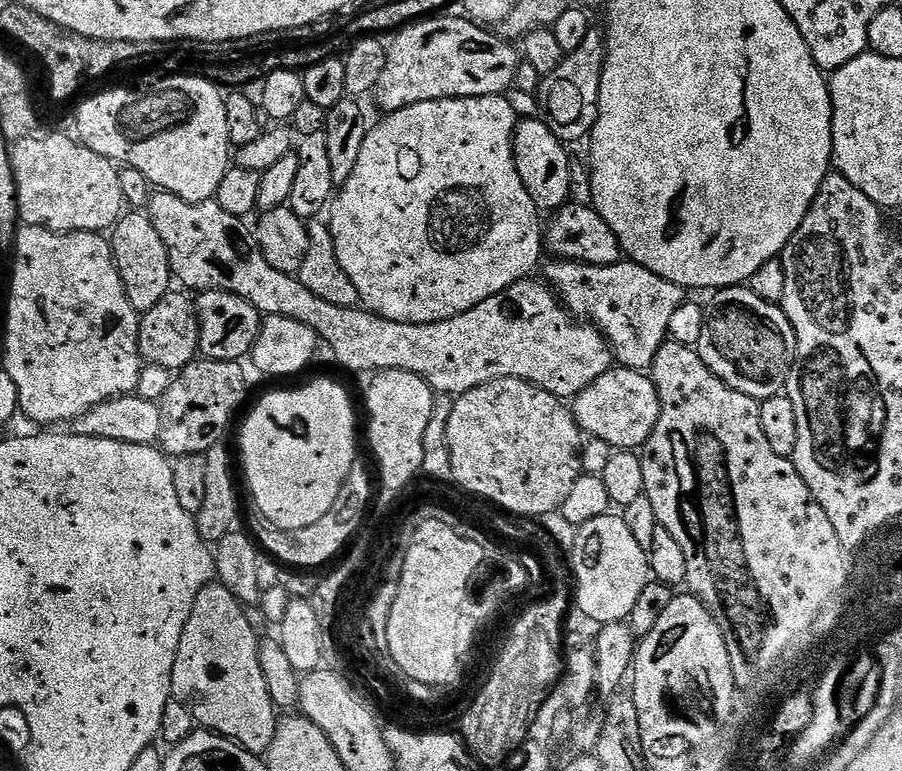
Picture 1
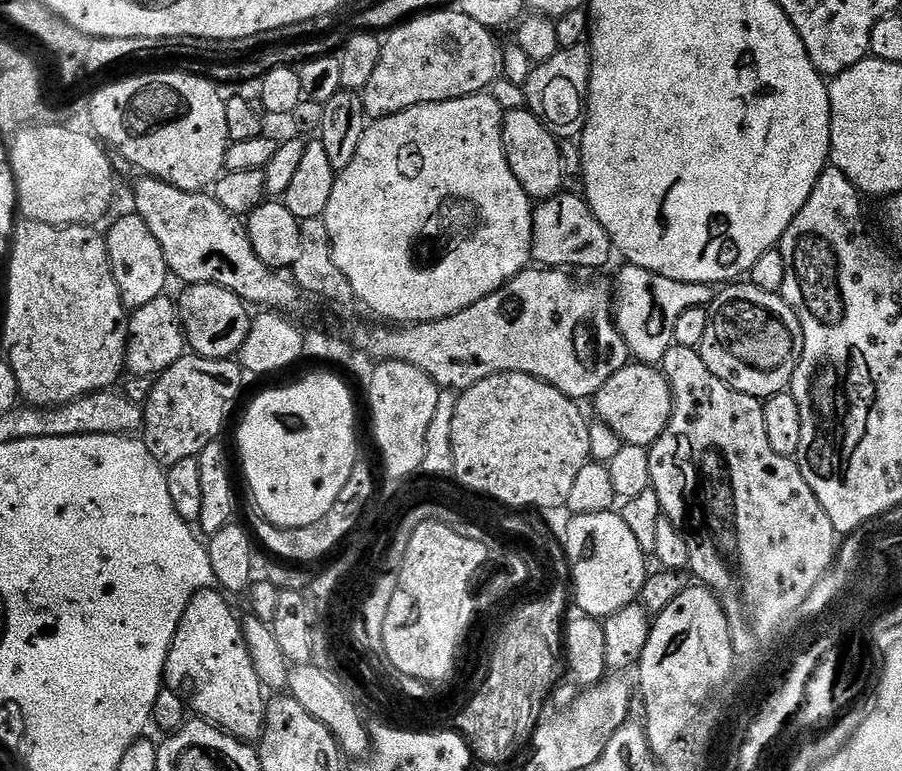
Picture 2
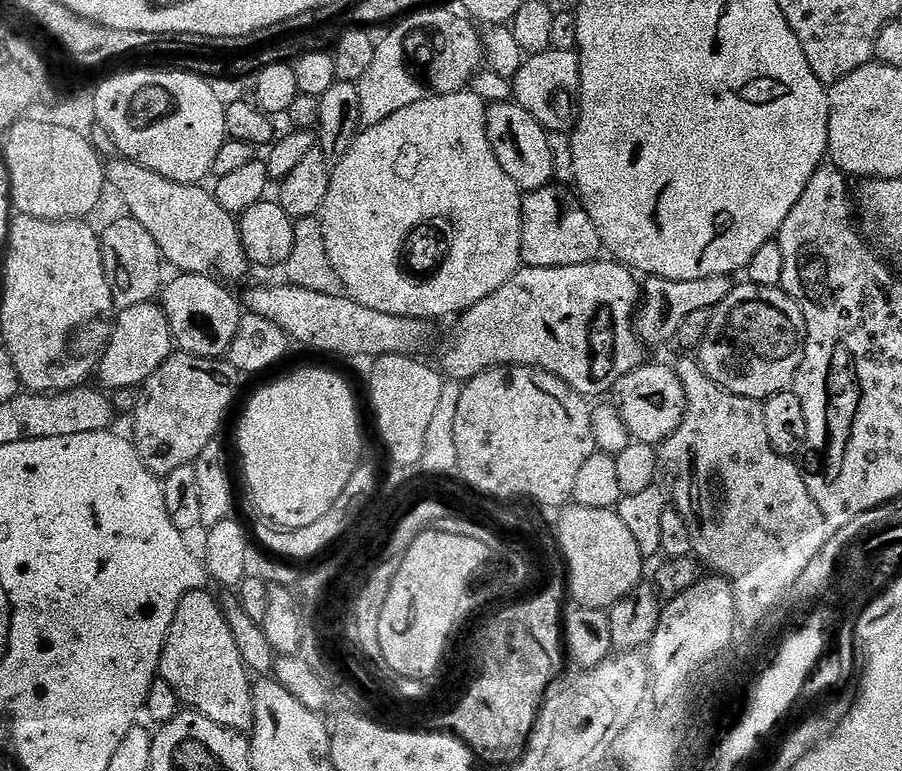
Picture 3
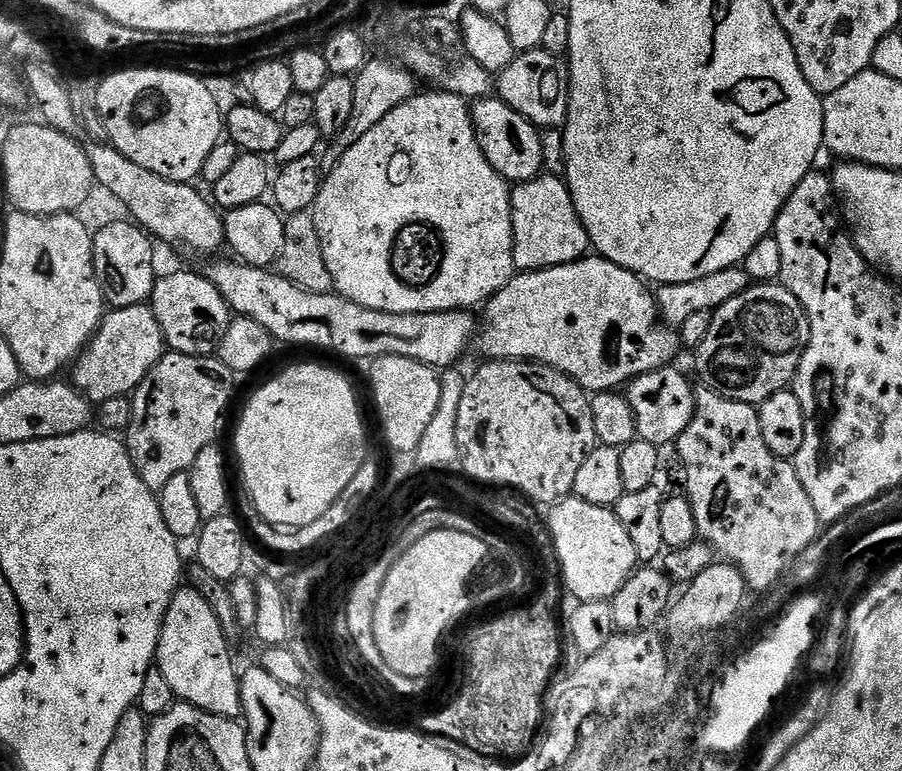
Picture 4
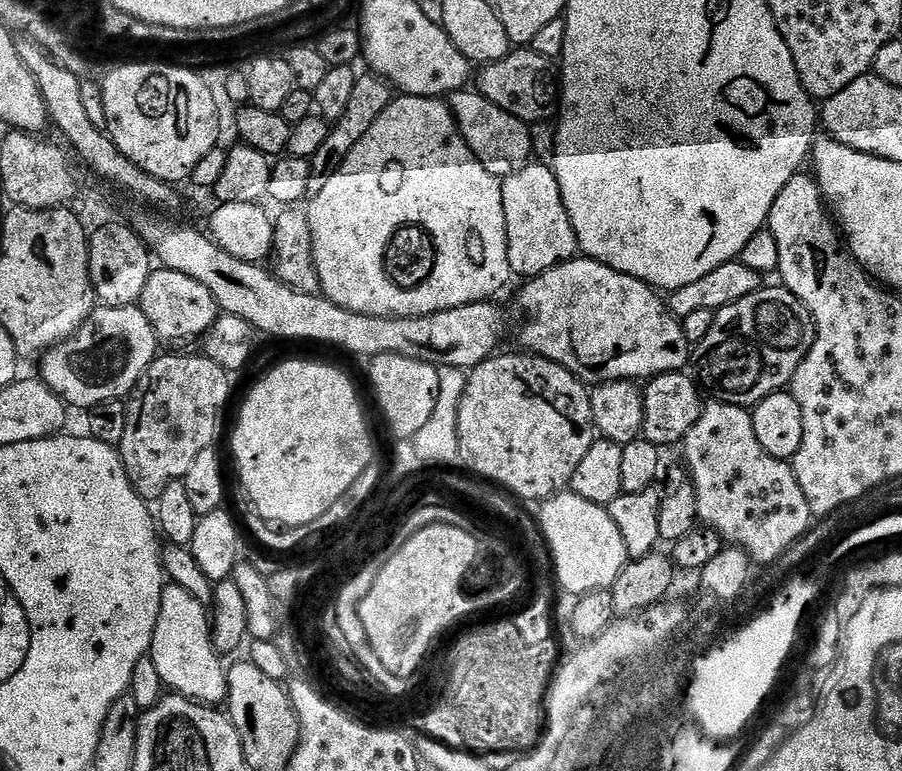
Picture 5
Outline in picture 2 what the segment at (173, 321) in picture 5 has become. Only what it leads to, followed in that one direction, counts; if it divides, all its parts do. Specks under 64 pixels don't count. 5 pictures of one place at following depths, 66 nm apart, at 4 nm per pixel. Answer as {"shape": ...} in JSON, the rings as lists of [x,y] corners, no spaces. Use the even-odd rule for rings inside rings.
{"shape":[[[190,284],[178,296],[180,325],[184,327],[187,347],[195,355],[211,360],[230,360],[239,353],[246,334],[250,334],[253,313],[244,299],[222,286]]]}

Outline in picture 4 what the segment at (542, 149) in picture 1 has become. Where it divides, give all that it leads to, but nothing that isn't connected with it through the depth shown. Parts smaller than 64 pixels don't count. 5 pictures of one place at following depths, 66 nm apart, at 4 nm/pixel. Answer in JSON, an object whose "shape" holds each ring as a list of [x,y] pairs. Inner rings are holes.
{"shape":[[[498,98],[477,99],[471,105],[472,125],[486,154],[486,162],[494,166],[496,173],[513,185],[525,184],[528,180],[541,175],[543,169],[541,129],[531,124],[518,110],[510,110],[506,102]]]}

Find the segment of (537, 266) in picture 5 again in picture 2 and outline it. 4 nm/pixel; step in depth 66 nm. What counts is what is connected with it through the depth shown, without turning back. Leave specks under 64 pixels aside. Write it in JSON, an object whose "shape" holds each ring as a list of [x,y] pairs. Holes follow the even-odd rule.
{"shape":[[[561,191],[548,200],[541,200],[532,209],[532,260],[537,265],[557,270],[576,270],[572,268],[604,268],[608,259],[614,256],[612,239],[610,234],[594,218],[588,201],[583,195],[576,195],[572,192]]]}

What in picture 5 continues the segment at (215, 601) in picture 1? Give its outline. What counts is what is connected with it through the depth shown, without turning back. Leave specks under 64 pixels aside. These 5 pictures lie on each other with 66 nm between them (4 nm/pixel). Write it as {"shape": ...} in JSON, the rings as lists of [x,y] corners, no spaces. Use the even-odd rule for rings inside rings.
{"shape":[[[174,583],[164,589],[150,655],[158,666],[165,689],[212,706],[219,705],[219,700],[220,703],[227,701],[226,664],[220,661],[223,660],[221,653],[217,652],[212,641],[209,609]]]}

